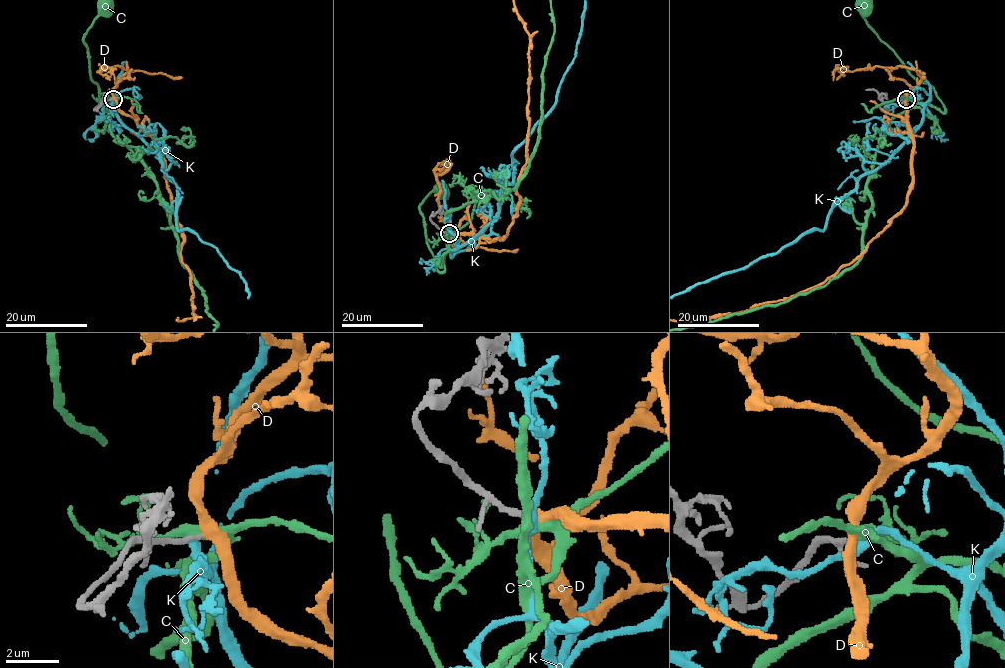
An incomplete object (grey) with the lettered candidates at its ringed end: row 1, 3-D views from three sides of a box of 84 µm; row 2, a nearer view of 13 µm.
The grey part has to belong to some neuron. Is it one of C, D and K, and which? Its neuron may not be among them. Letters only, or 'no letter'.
D

